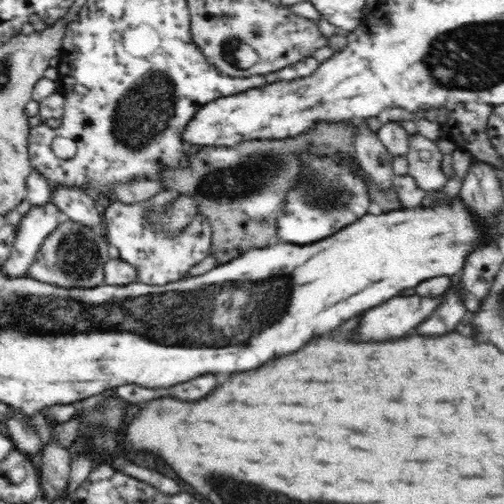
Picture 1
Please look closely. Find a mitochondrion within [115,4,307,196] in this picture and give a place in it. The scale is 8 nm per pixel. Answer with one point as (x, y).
(232, 52)

